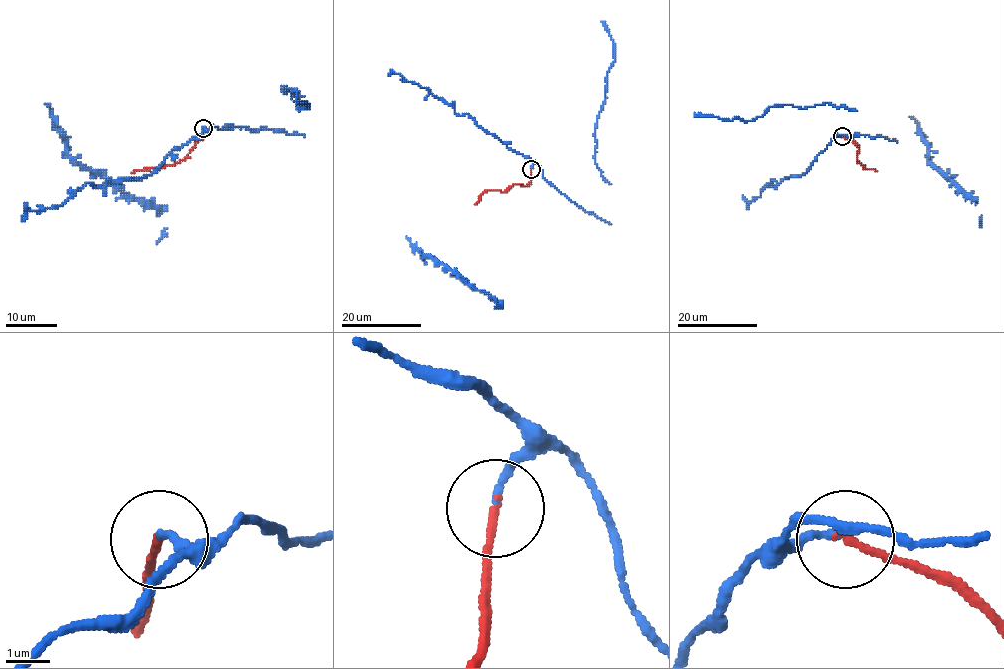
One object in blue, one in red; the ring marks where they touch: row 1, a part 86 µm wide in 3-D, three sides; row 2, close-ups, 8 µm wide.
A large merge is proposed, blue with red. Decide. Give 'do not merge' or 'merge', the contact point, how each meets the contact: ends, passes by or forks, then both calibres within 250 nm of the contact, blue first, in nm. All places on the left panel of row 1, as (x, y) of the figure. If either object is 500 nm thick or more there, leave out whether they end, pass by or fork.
merge | (203, 128) | blue ends | red ends | 150/180 nm

